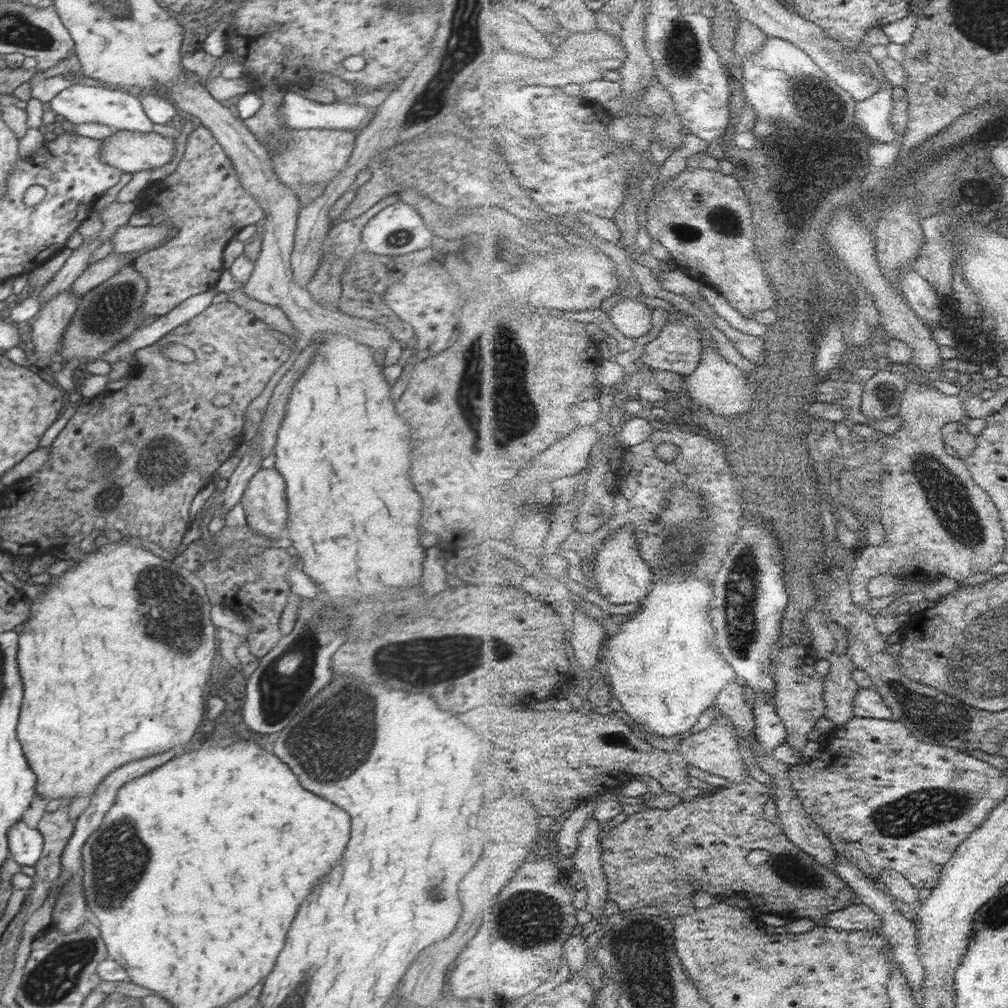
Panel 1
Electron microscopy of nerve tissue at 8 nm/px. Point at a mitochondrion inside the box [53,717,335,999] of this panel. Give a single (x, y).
(117, 860)

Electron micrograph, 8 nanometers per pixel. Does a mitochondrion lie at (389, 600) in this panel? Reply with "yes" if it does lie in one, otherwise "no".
no

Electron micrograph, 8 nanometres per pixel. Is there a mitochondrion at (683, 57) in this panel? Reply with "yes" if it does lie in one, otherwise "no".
yes

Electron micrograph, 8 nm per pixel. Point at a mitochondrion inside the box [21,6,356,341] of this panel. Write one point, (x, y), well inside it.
(121, 67)

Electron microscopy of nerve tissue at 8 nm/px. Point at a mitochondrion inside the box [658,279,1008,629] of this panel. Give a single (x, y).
(942, 487)

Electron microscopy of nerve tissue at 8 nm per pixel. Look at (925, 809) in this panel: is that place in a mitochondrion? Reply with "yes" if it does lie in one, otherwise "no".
yes

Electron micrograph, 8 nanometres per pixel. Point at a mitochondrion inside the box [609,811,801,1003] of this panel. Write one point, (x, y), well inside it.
(786, 863)

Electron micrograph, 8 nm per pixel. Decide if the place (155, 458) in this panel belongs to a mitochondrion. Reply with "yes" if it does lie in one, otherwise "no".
yes

